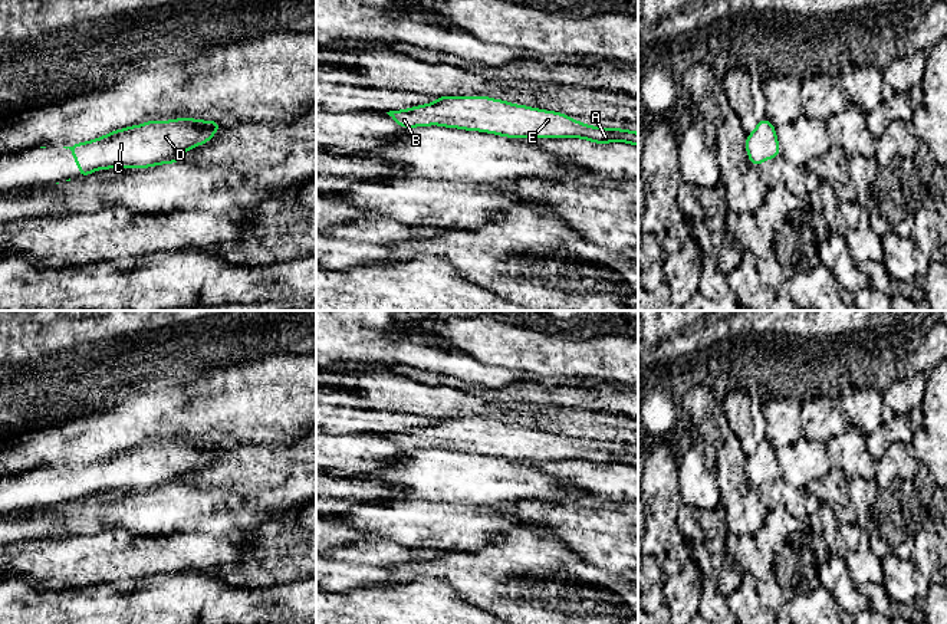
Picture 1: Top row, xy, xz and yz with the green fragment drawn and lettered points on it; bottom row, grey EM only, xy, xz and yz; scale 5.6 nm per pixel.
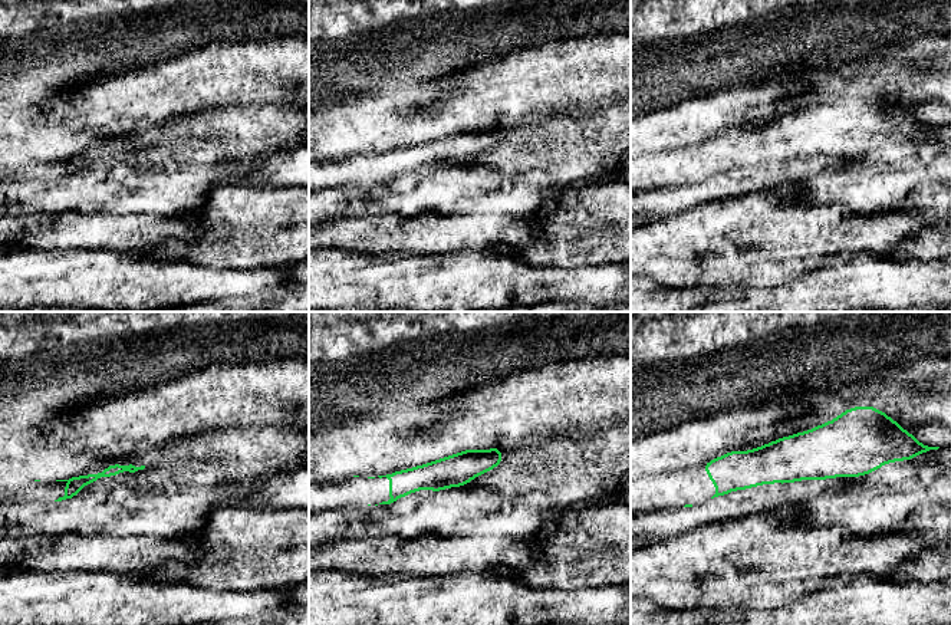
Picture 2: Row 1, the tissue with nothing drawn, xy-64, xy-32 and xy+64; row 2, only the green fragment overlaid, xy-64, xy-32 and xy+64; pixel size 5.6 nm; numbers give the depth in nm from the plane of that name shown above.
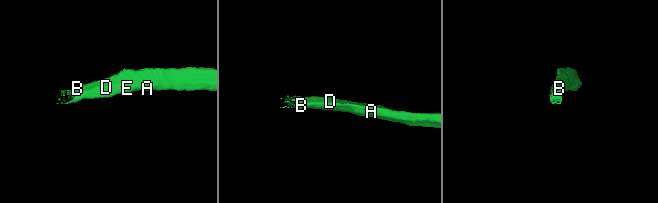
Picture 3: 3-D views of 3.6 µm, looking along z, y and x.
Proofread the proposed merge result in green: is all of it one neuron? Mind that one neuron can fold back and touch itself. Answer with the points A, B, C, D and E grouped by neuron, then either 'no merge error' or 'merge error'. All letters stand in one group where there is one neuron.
groups A B C D E; no merge error

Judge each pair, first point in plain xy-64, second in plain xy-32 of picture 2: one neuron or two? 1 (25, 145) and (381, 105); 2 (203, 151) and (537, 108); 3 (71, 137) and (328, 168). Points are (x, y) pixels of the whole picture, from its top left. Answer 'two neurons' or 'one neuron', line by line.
1: two neurons
2: two neurons
3: two neurons

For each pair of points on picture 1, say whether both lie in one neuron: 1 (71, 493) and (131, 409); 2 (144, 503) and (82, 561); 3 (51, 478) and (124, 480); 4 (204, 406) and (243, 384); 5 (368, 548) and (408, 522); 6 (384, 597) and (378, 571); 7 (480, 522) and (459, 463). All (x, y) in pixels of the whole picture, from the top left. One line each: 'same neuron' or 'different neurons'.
1: different neurons
2: different neurons
3: same neuron
4: same neuron
5: different neurons
6: different neurons
7: different neurons

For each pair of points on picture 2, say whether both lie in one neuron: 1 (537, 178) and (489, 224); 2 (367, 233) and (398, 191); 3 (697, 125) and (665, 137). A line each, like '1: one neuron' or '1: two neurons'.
1: two neurons
2: two neurons
3: one neuron

